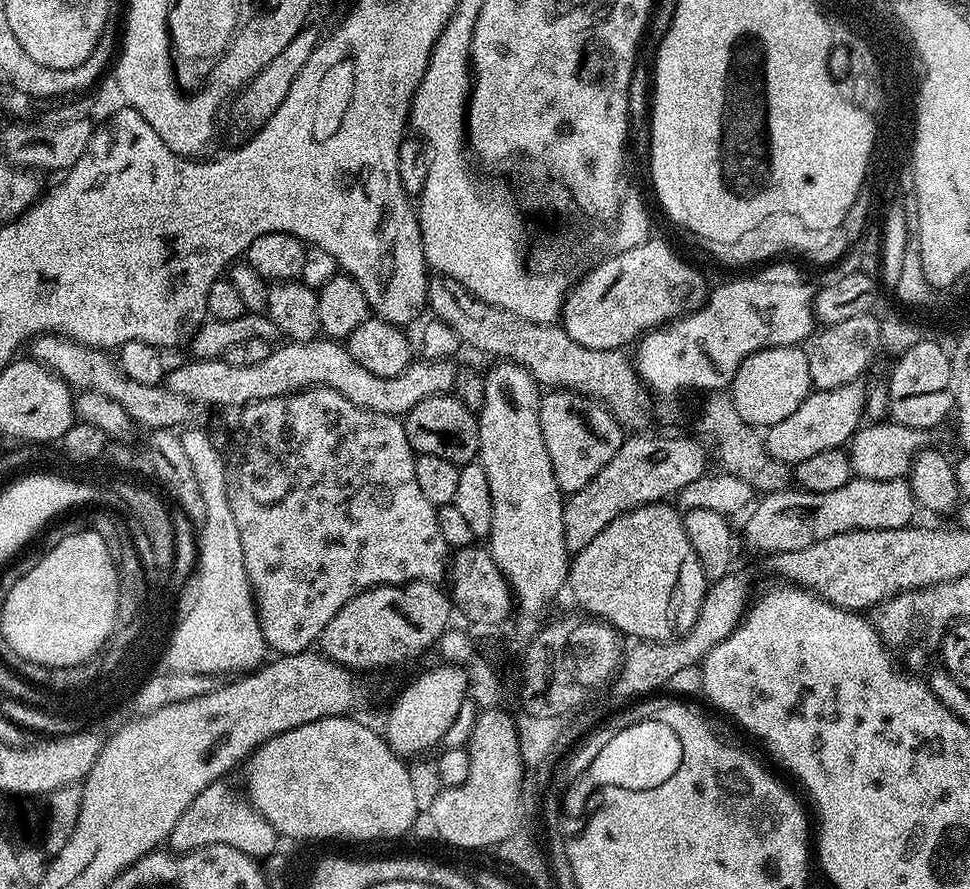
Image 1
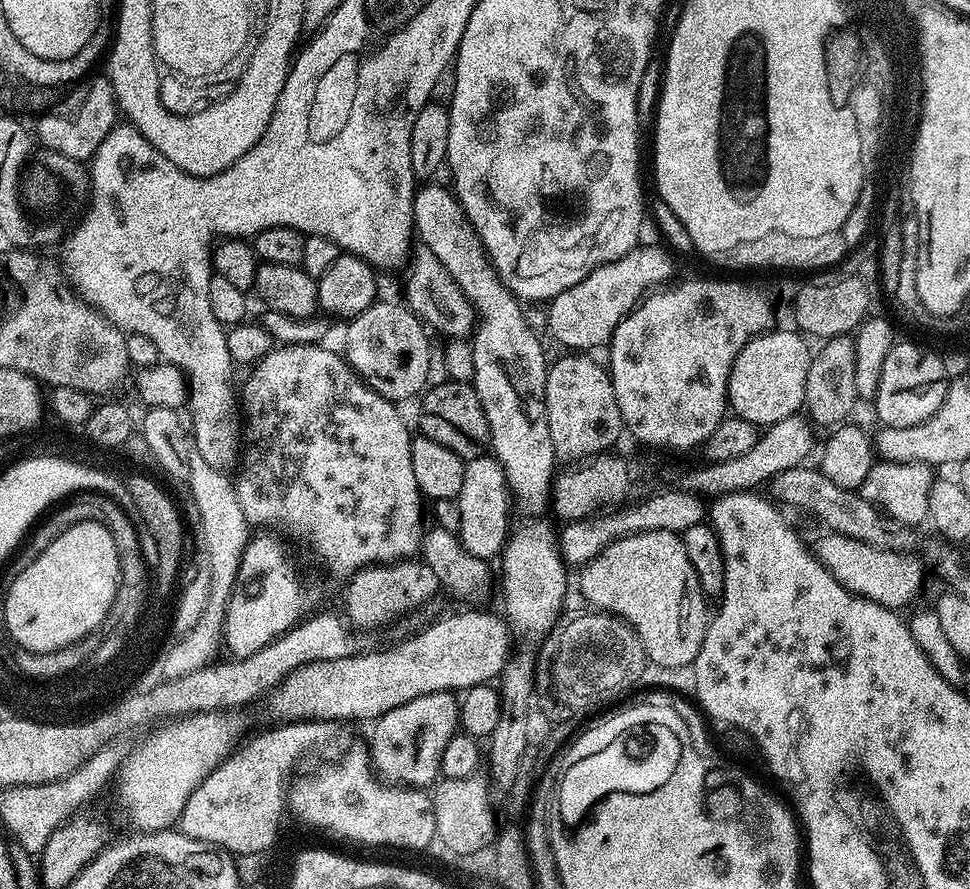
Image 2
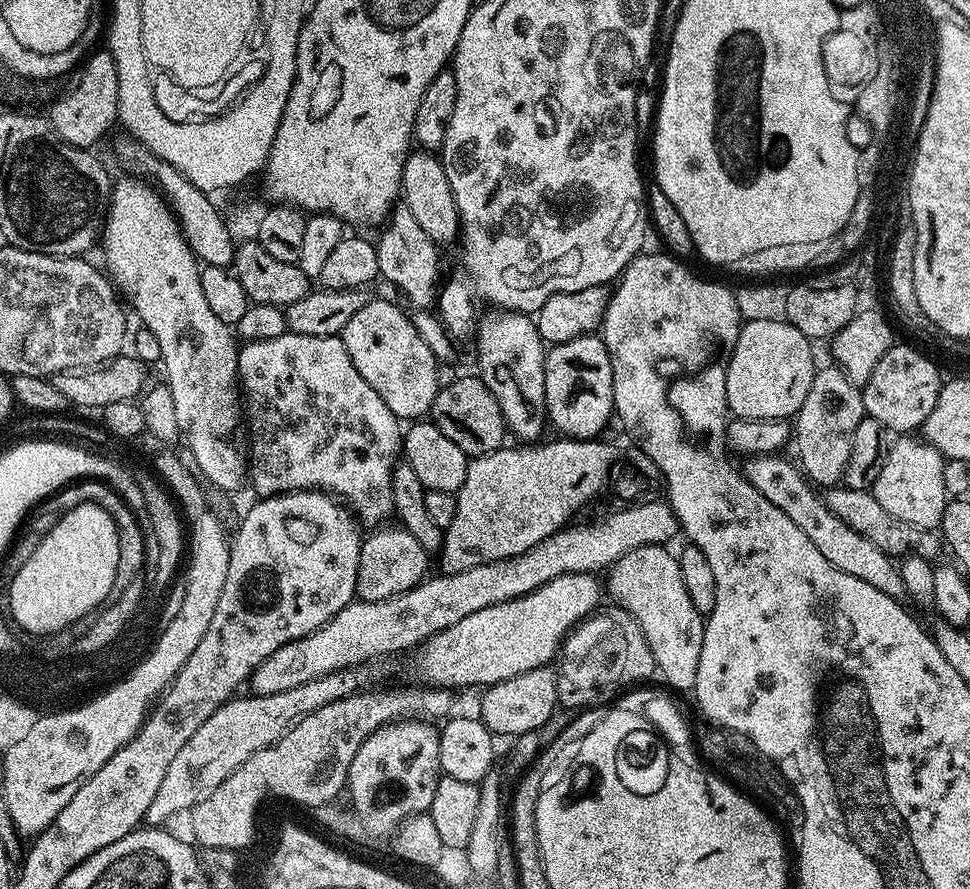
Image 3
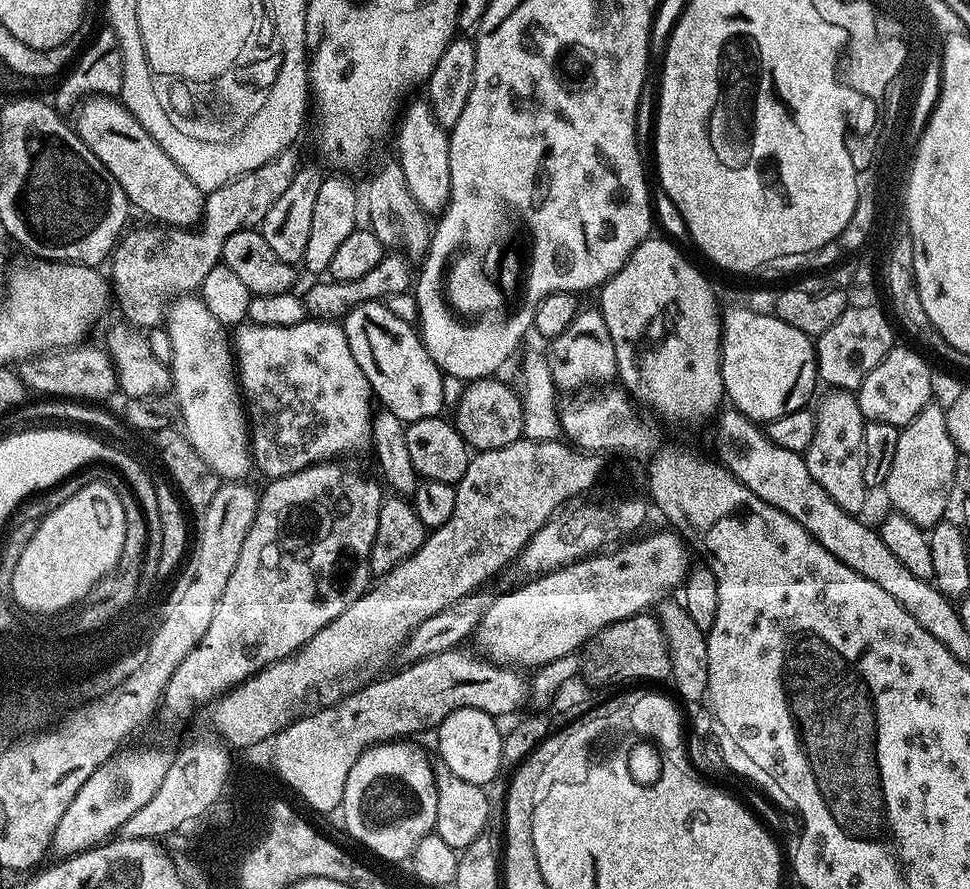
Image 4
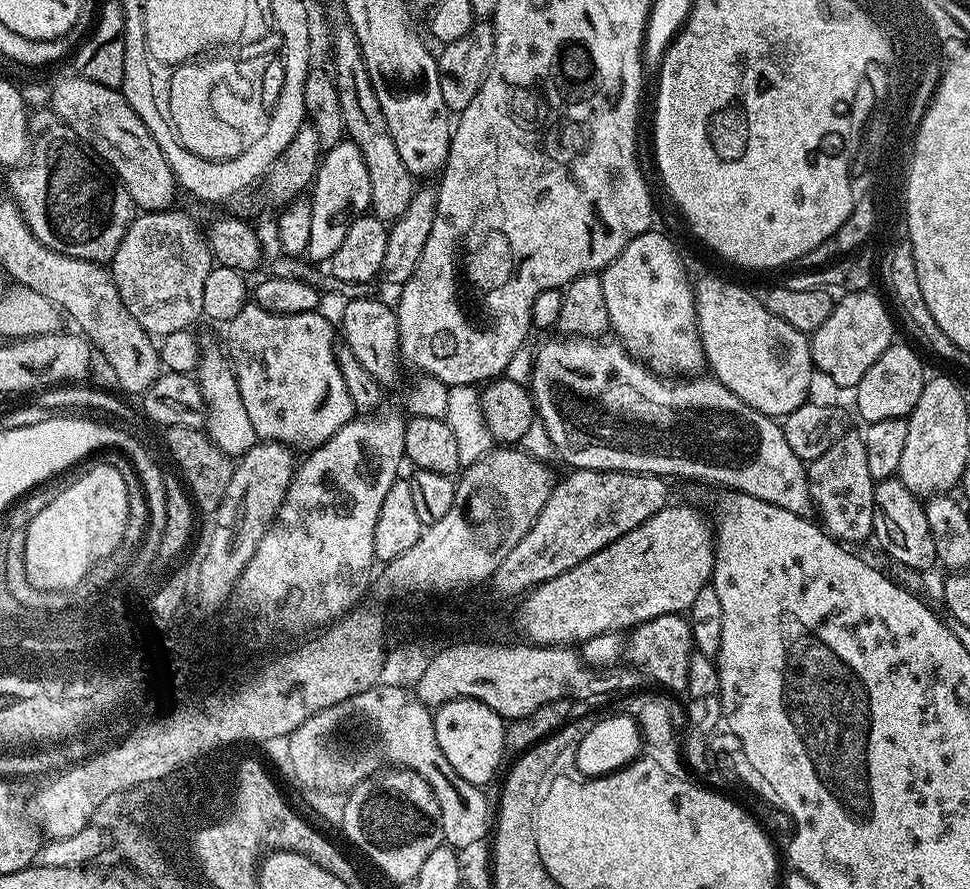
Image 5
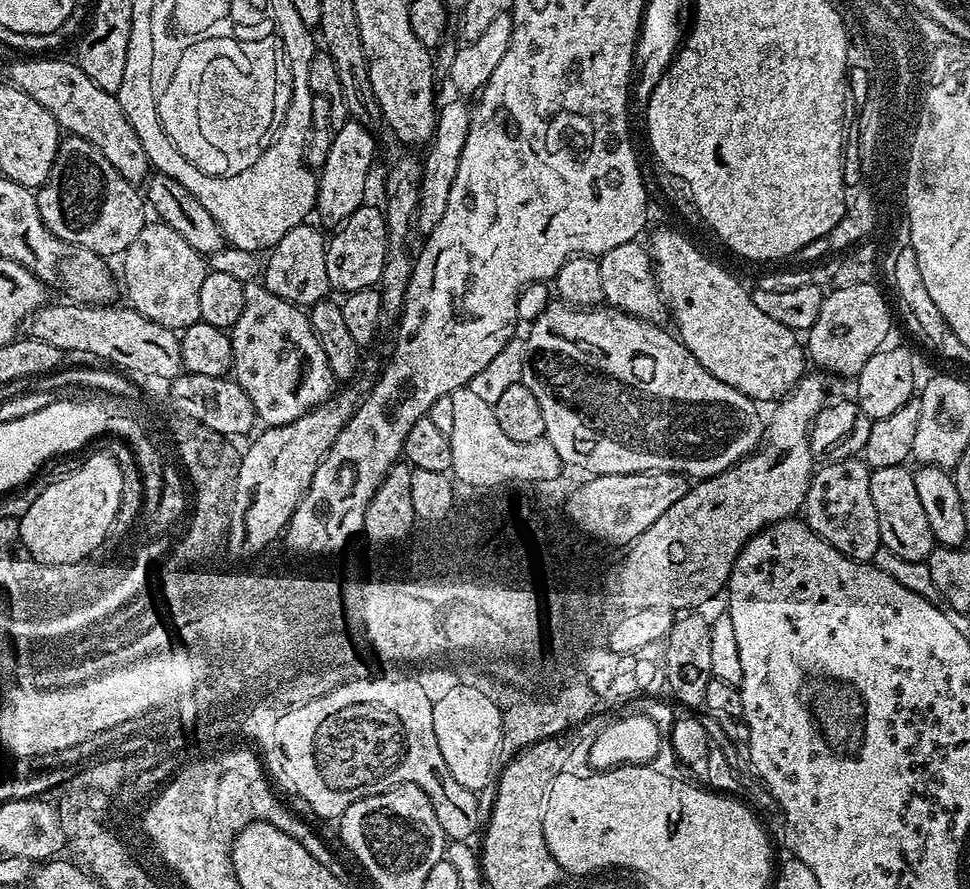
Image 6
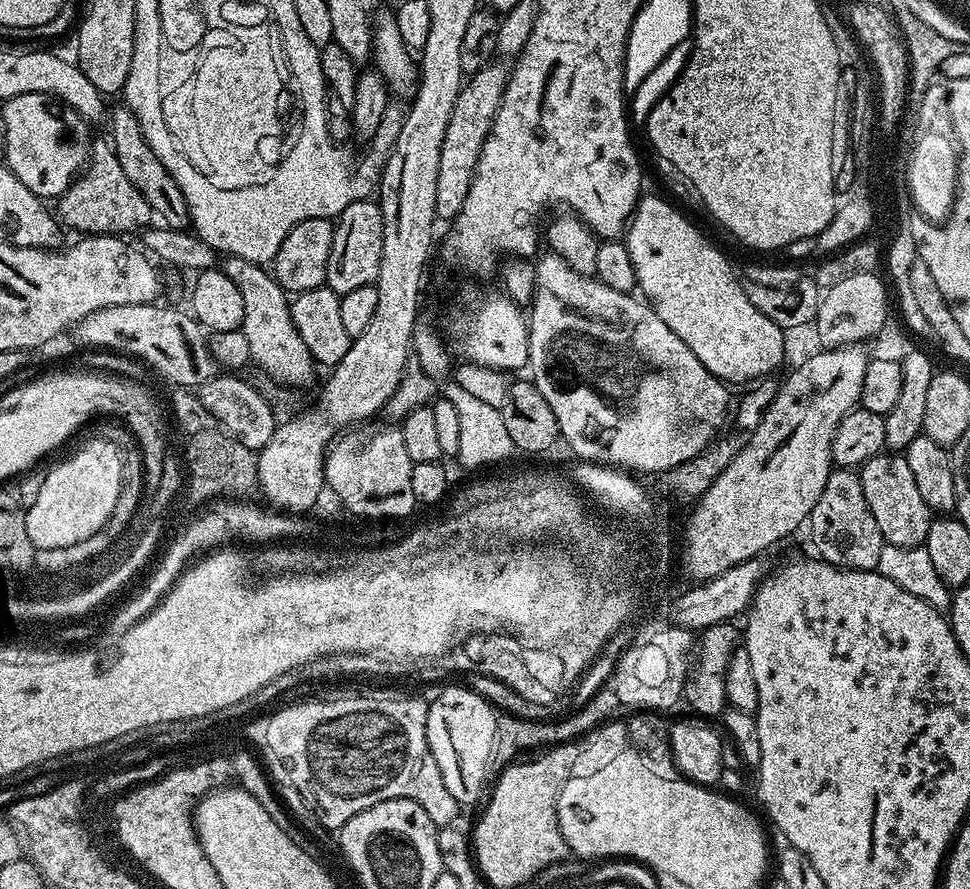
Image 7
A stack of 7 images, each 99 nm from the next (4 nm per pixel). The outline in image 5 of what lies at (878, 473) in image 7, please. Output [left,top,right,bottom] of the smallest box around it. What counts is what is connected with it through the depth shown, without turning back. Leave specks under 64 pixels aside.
[872,478,937,574]

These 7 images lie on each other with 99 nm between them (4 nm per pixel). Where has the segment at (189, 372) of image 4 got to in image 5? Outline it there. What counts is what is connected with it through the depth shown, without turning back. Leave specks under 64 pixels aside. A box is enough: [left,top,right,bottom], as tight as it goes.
[194,347,258,458]

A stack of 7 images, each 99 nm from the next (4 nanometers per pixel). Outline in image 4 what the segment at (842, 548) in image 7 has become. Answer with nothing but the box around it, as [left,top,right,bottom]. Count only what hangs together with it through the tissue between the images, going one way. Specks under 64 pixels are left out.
[802,391,870,514]

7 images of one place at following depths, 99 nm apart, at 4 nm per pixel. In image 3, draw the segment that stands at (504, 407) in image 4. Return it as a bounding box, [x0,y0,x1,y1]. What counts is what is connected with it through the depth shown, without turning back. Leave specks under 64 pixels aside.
[430,374,509,458]

